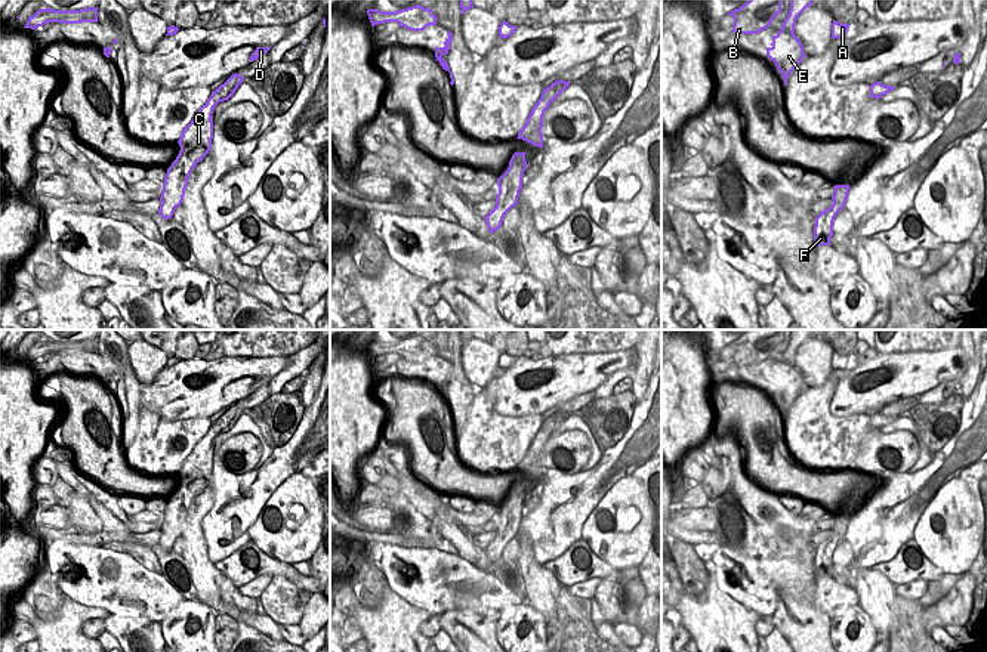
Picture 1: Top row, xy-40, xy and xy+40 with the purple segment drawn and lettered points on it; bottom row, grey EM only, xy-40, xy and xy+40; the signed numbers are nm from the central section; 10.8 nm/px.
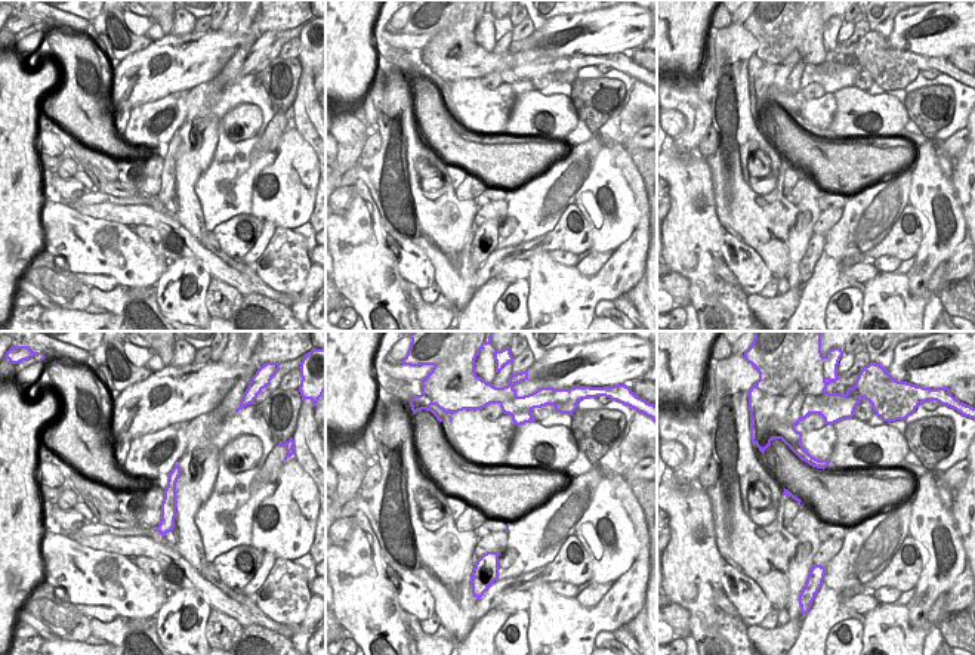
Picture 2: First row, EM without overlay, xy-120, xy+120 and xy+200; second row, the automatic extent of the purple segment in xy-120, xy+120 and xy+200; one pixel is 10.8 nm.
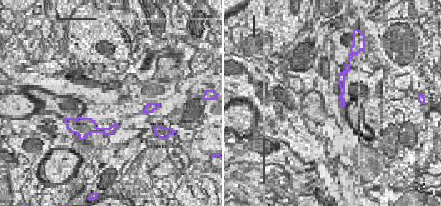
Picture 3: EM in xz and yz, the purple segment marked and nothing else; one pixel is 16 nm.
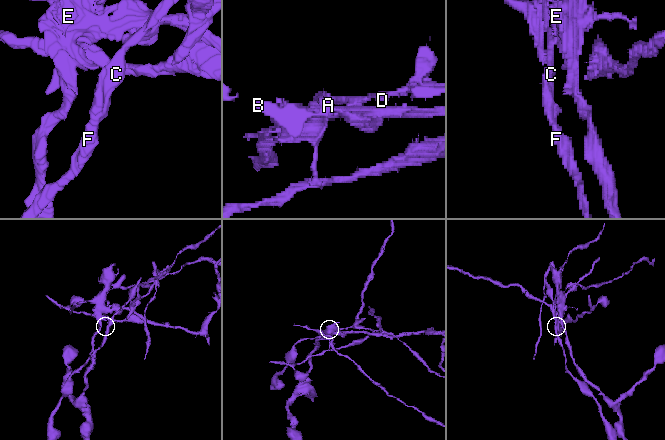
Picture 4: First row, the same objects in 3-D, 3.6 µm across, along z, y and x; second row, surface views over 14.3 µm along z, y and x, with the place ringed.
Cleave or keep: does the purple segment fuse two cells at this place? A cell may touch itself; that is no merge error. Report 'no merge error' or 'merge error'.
merge error

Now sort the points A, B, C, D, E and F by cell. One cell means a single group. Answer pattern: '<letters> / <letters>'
A B E / C D F

